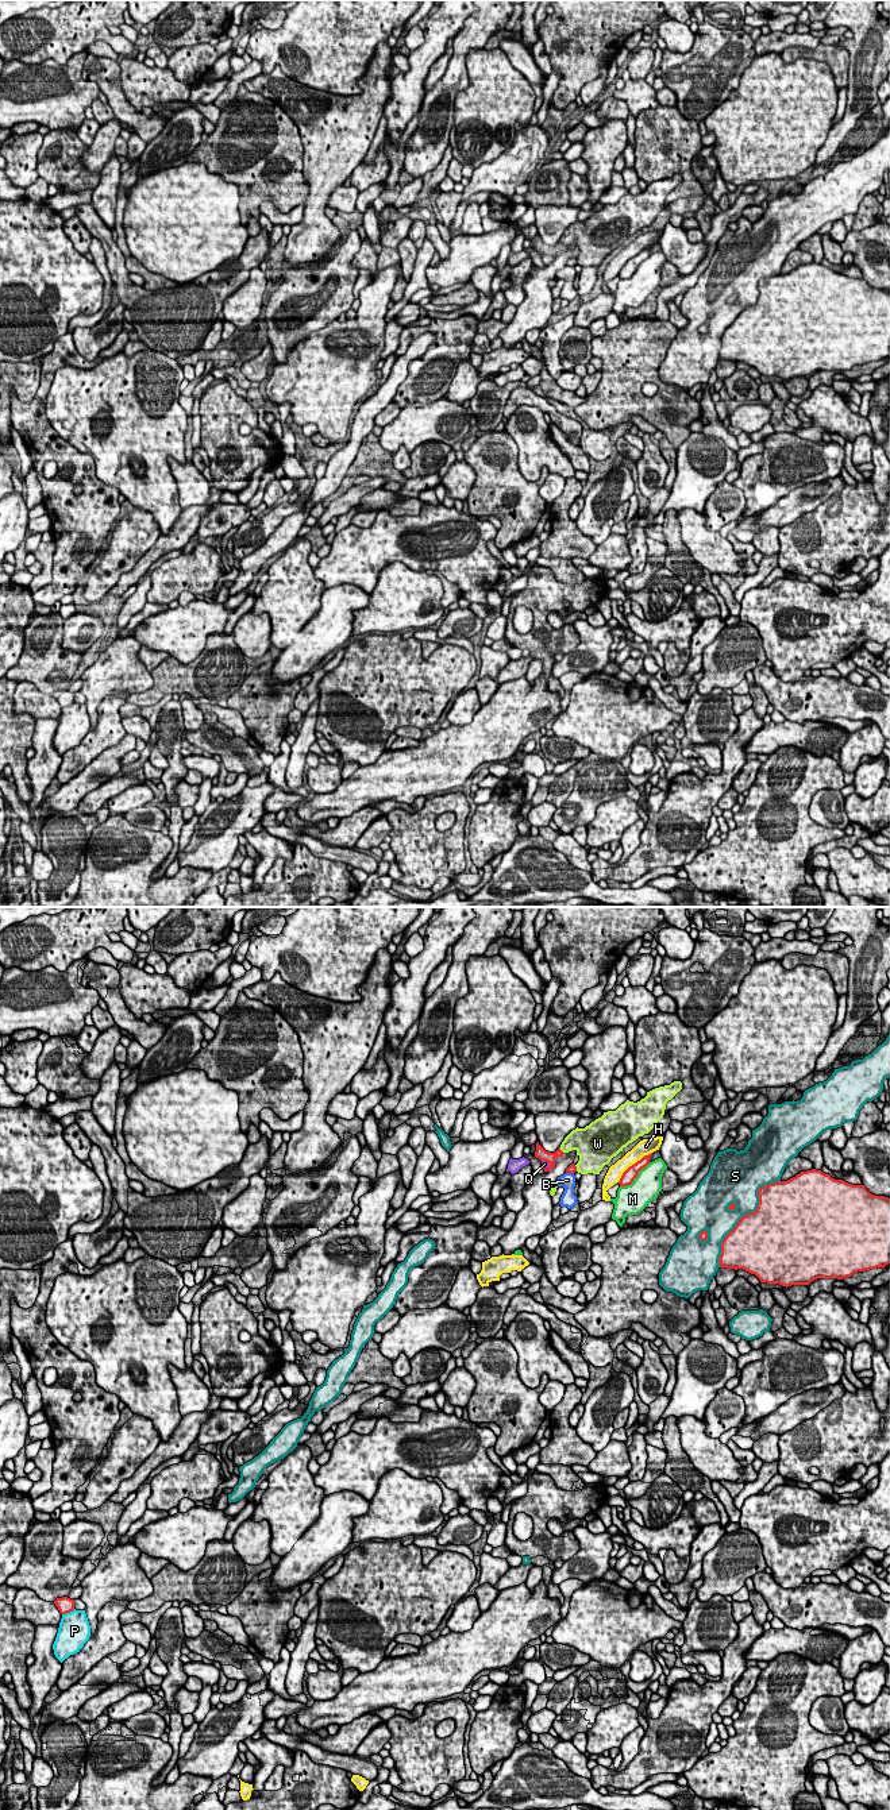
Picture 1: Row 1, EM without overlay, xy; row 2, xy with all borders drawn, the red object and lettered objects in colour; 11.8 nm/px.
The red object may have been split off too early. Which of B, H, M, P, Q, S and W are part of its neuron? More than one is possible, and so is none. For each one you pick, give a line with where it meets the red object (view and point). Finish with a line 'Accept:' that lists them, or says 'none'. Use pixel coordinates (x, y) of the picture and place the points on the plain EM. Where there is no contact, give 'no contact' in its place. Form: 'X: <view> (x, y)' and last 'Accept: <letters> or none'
Q: xy (547, 254)
Accept: Q

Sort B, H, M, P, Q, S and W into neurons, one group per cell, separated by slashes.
B / H / M / P / Q / S / W

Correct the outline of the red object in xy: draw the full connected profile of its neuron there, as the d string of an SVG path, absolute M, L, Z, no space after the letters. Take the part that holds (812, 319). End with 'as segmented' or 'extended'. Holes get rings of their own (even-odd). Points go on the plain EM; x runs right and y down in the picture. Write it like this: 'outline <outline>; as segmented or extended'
outline M821 263L801 265L795 270L787 274L778 274L760 279L758 283L759 297L755 305L744 308L735 321L724 331L721 336L720 360L727 362L743 362L751 367L755 367L760 375L779 377L782 379L791 378L809 378L817 371L837 371L843 373L851 370L854 366L864 364L876 360L885 360L890 356L890 292L885 289L871 287L864 278L852 278L843 273L835 273L829 267Z; as segmented

